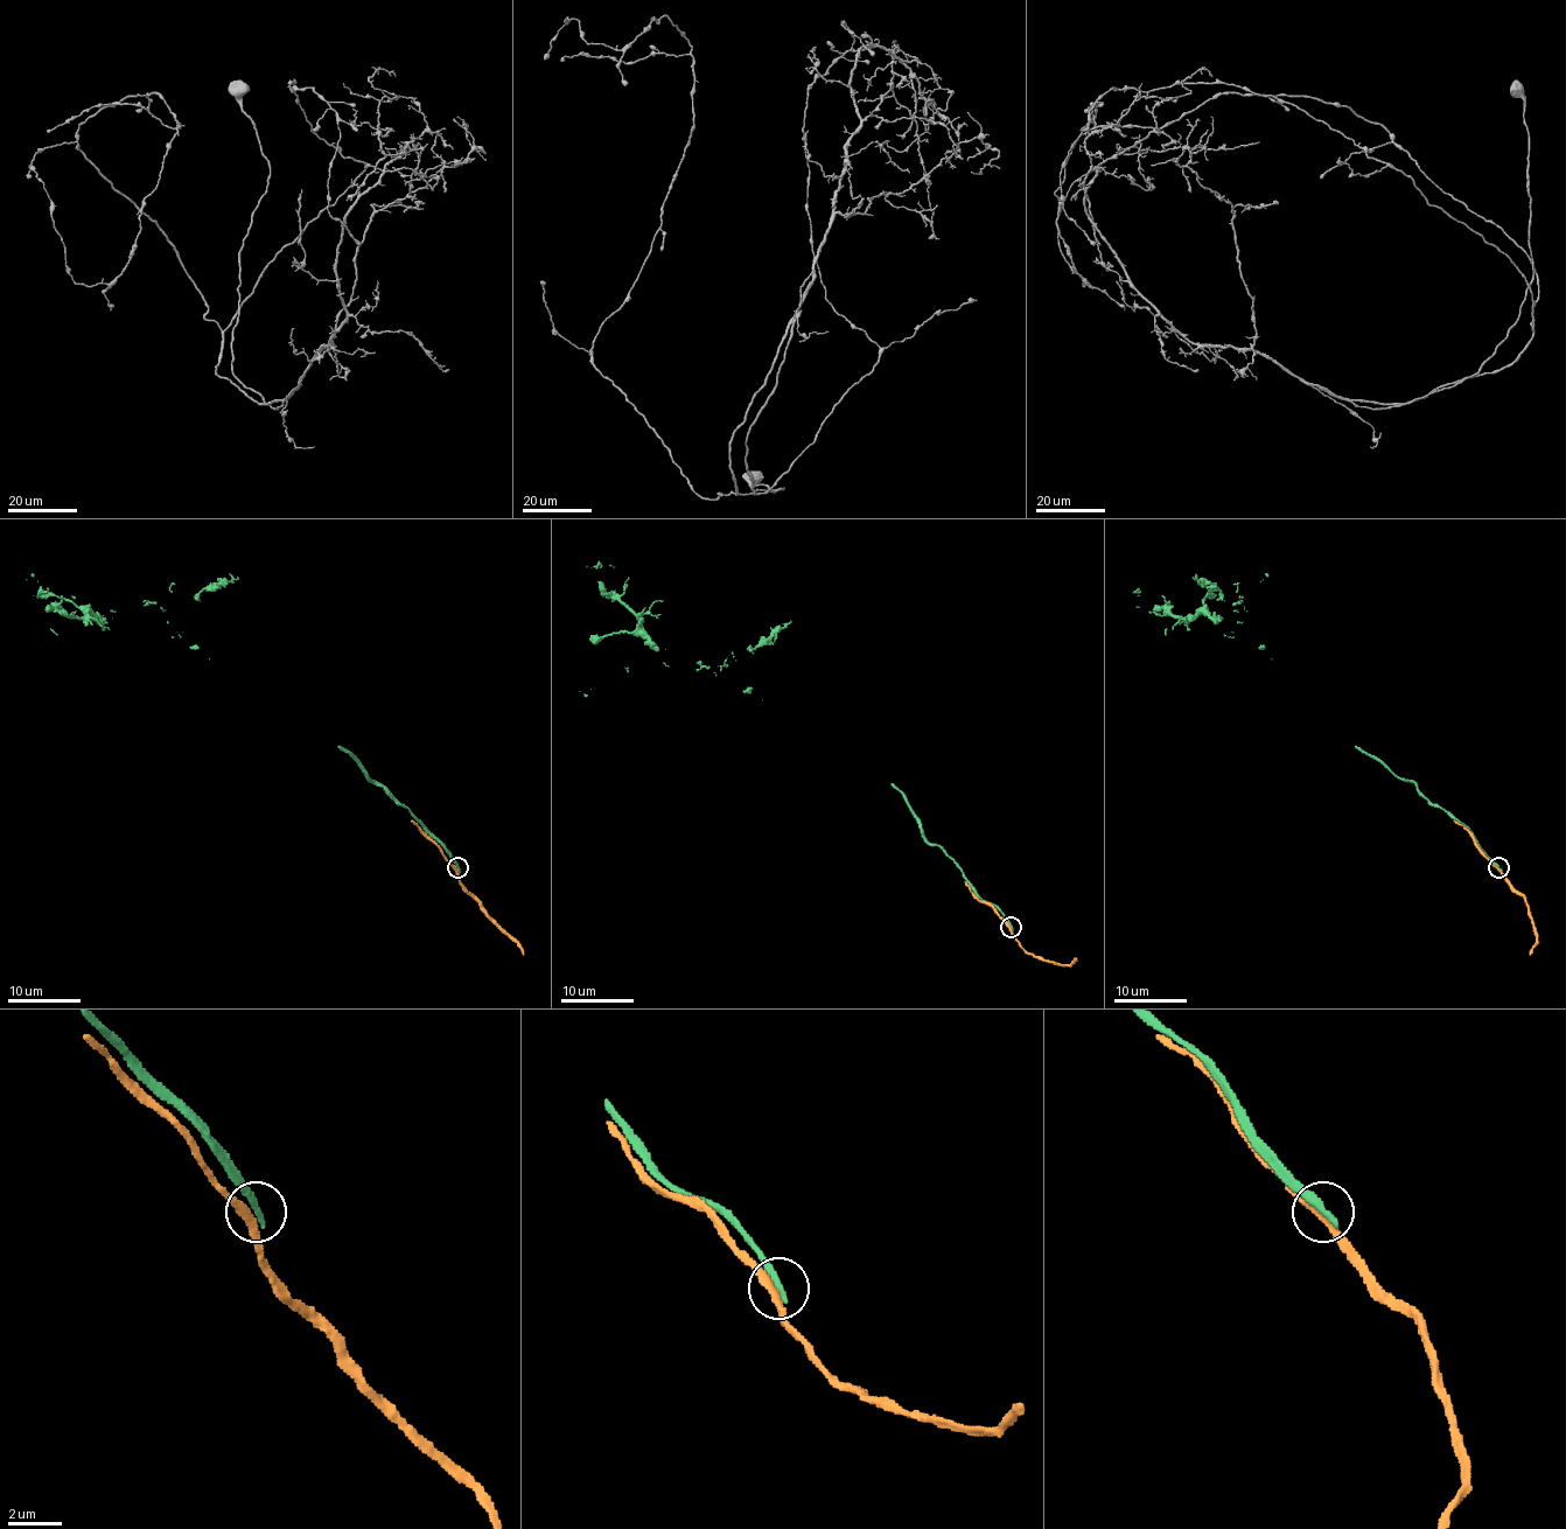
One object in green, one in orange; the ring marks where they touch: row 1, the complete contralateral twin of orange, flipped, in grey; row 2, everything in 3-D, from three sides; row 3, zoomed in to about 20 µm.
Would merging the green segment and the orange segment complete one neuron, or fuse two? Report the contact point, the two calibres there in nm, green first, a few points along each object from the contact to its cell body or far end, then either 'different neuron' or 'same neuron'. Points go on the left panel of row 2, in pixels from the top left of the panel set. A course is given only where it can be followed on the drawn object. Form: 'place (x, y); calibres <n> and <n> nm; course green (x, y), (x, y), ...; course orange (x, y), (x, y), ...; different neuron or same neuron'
place (458, 867); calibres 320 and 240 nm; course green (458, 868), (433, 836), (348, 753), (209, 660), (183, 633), (174, 636), (161, 607), (96, 618), (26, 579); course orange (458, 868), (459, 882), (523, 954); different neuron

